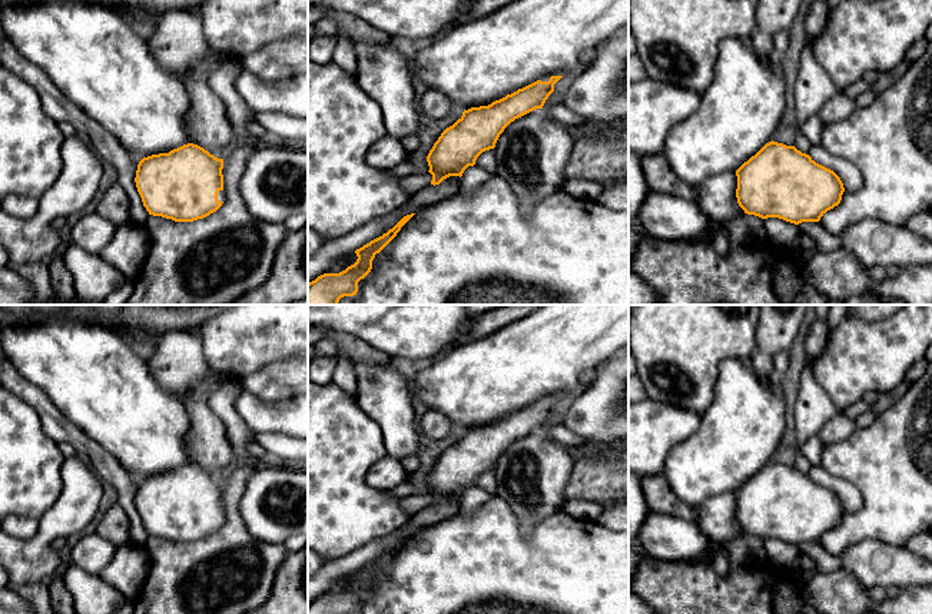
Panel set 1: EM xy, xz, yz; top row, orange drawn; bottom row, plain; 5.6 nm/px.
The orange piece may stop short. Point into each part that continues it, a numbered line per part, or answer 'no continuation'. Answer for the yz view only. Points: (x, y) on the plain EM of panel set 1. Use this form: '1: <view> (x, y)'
1: yz (739, 432)

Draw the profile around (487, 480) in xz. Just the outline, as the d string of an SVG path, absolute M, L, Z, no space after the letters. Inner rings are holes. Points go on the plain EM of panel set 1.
M490 469L490 471L482 472L477 478L475 487L480 487L480 488L487 489L487 491L497 491L495 471L494 469Z

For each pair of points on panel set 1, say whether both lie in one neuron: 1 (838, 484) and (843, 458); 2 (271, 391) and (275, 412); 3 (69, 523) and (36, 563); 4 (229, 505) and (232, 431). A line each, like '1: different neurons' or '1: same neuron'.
1: different neurons
2: different neurons
3: same neuron
4: different neurons

